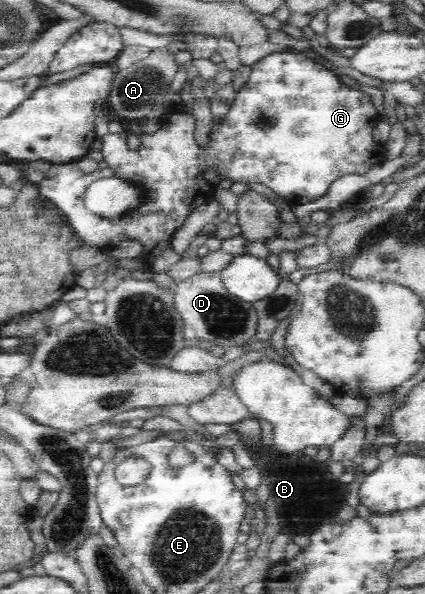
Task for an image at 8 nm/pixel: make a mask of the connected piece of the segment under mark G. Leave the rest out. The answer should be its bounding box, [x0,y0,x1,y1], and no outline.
[39,52,385,267]

